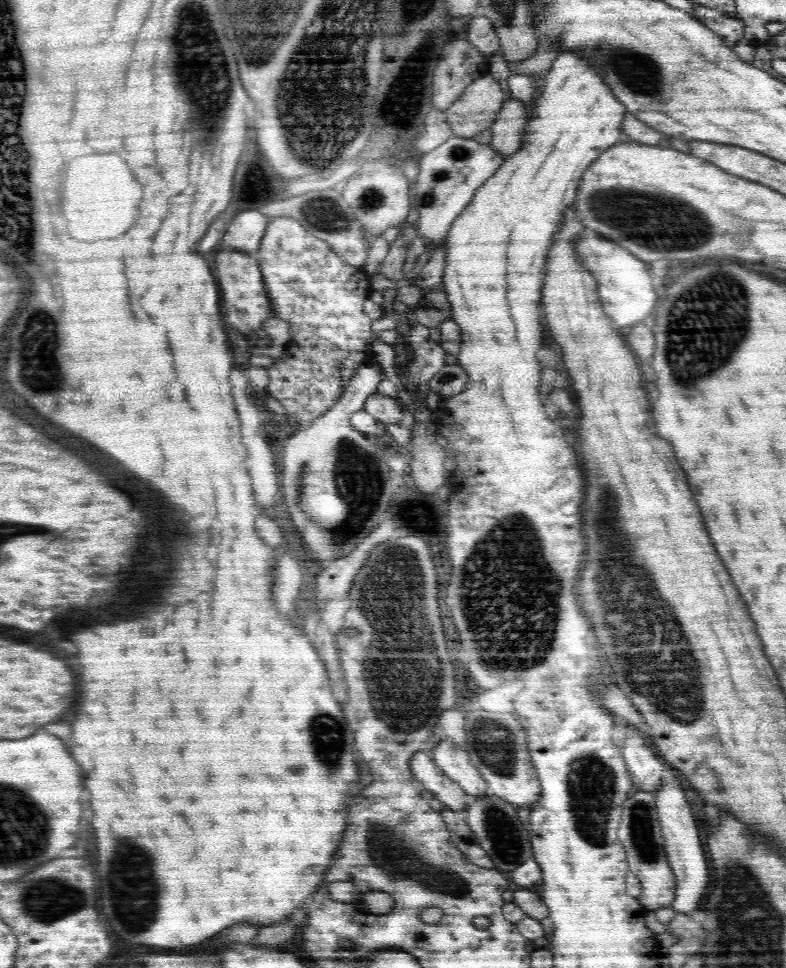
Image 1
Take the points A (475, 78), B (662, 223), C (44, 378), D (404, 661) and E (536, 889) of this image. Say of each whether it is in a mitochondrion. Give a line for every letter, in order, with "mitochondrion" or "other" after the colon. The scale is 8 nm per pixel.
A: other
B: mitochondrion
C: mitochondrion
D: mitochondrion
E: other

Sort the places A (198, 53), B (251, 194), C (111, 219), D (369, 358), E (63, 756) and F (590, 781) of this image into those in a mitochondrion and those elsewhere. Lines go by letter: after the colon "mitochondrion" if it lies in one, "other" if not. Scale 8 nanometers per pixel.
A: mitochondrion
B: other
C: other
D: other
E: other
F: mitochondrion

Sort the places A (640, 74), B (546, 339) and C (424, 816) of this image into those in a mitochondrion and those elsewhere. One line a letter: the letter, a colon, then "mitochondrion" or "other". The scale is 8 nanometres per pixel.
A: mitochondrion
B: other
C: other

